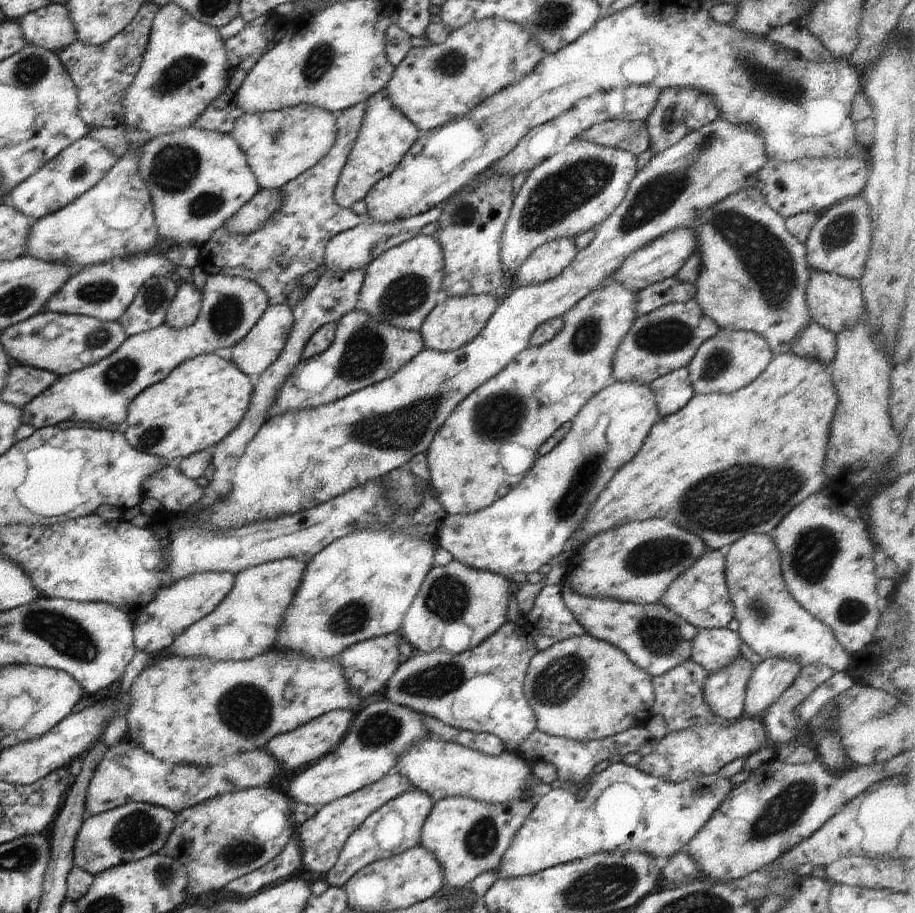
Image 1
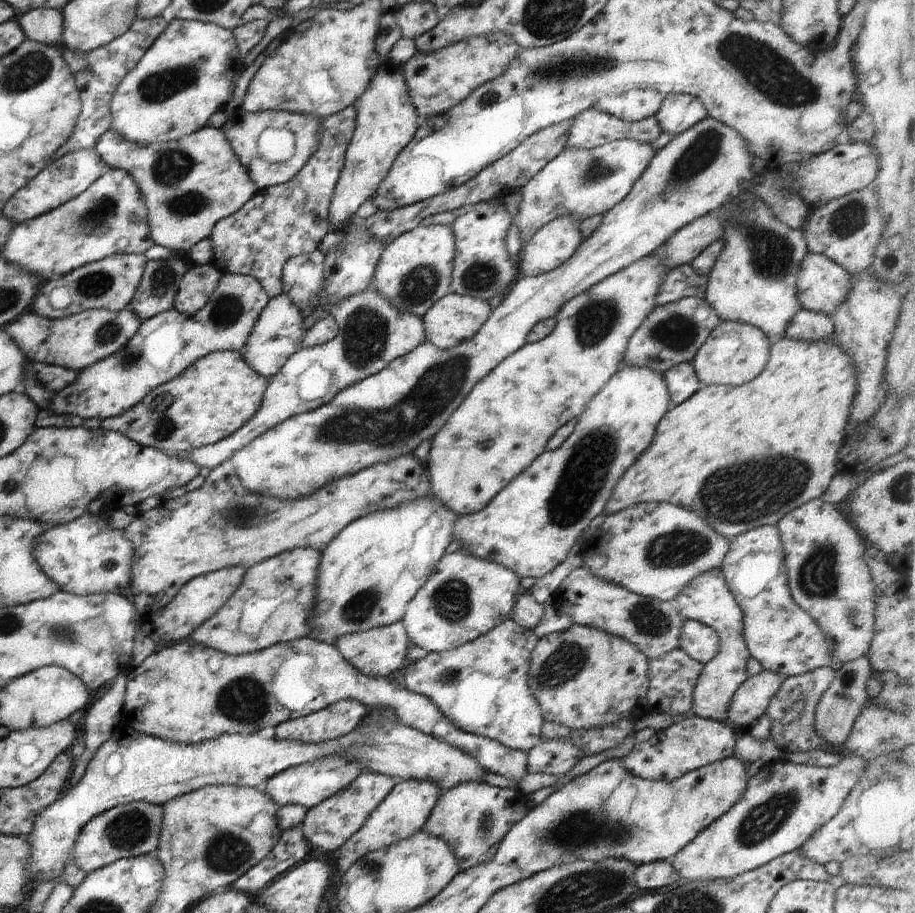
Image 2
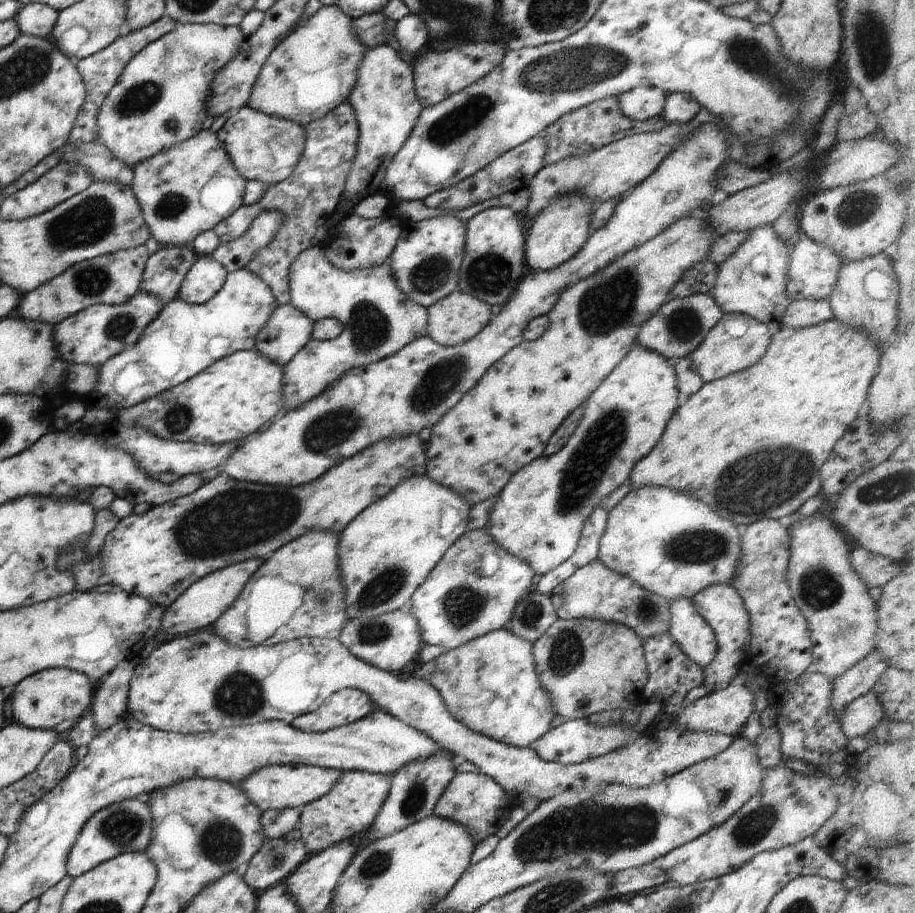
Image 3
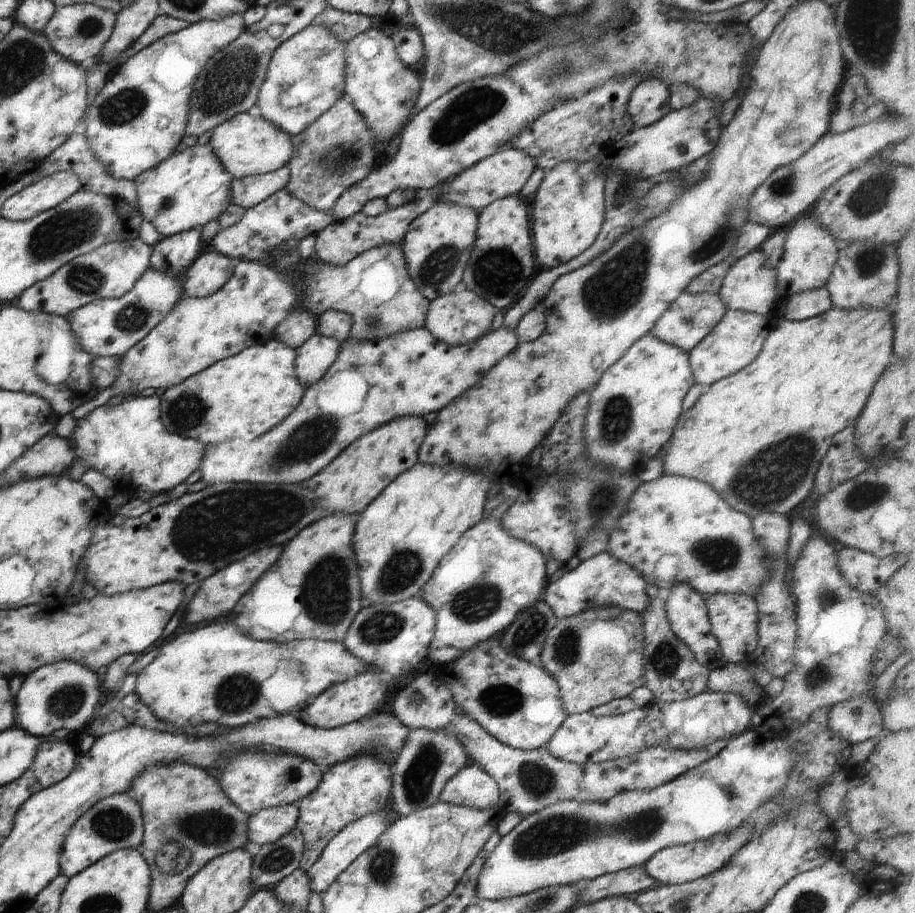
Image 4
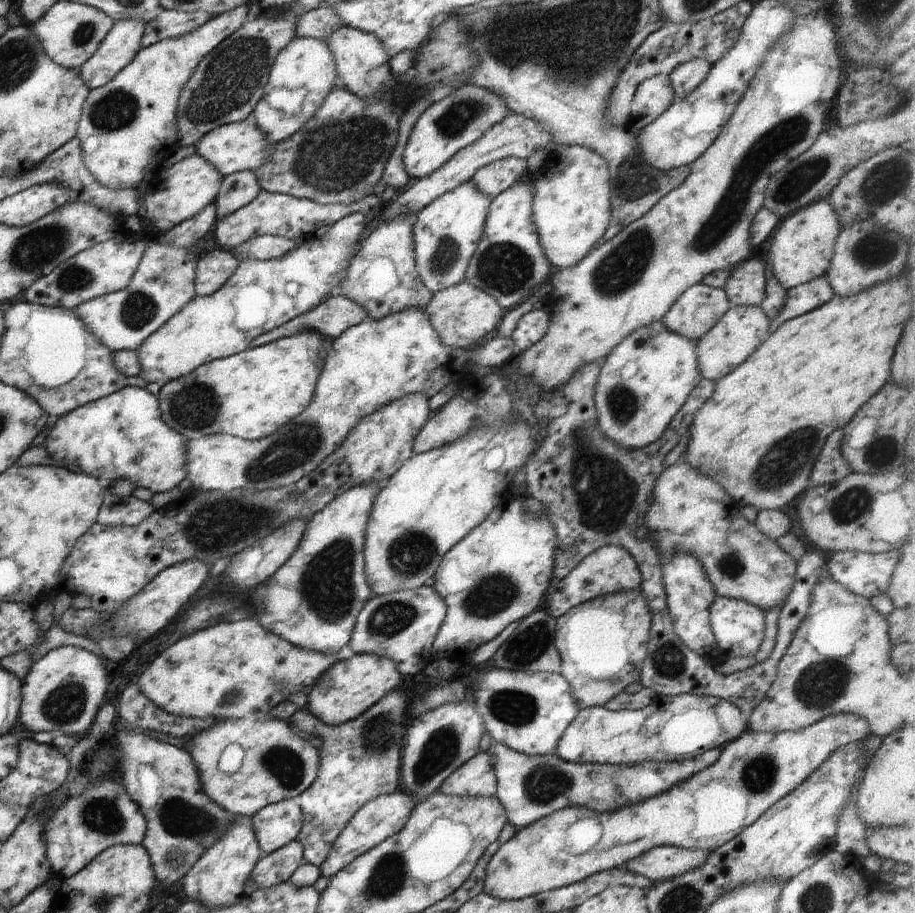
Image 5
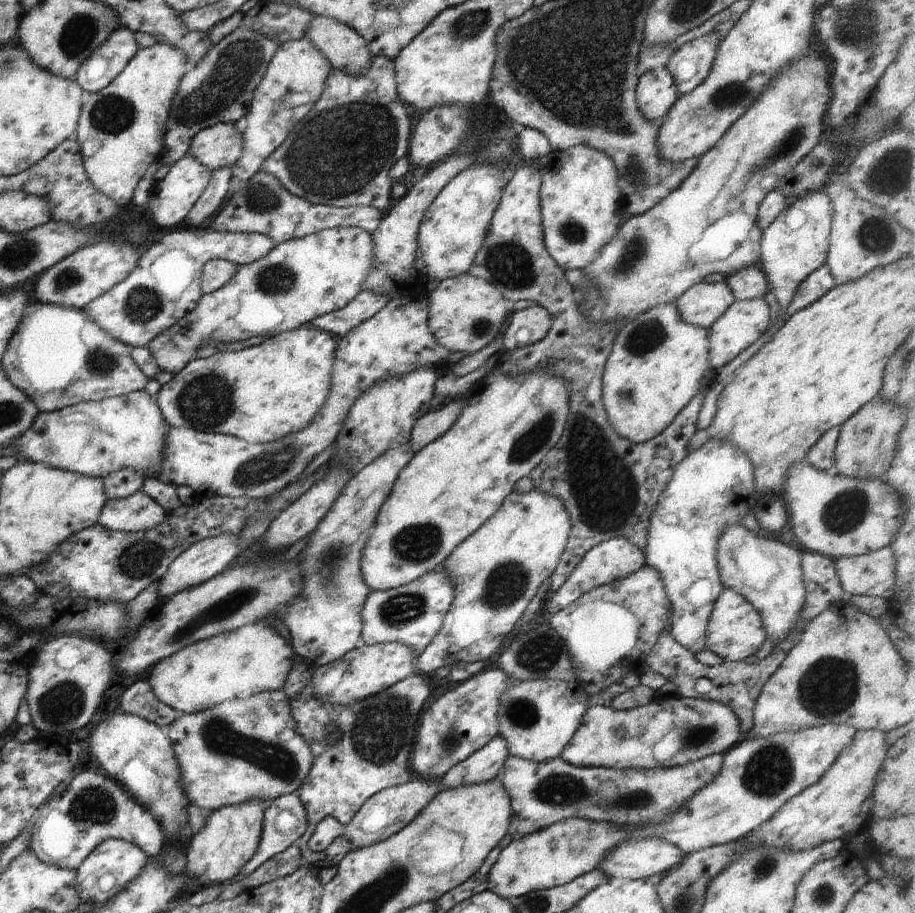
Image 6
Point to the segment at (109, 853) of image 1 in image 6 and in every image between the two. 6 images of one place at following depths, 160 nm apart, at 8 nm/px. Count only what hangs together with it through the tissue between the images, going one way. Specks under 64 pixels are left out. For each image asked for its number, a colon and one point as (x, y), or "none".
2: (134, 829)
3: (121, 828)
4: (114, 823)
5: (86, 824)
6: (93, 808)

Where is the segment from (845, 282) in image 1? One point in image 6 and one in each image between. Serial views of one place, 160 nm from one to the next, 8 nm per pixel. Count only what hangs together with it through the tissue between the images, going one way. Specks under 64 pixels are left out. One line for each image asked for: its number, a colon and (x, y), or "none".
2: (822, 285)
3: (813, 269)
4: (809, 254)
5: (802, 247)
6: (796, 244)

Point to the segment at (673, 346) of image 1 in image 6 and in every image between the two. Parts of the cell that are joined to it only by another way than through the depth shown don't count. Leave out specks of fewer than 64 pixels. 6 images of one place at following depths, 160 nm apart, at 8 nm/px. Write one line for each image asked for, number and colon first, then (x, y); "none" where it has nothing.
2: (671, 334)
3: (680, 326)
4: (691, 317)
5: (699, 307)
6: (701, 305)

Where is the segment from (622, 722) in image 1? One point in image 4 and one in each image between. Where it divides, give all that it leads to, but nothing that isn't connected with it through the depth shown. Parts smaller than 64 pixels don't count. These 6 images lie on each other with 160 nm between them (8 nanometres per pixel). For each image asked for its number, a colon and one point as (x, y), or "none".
2: (583, 677)
3: (587, 666)
4: (606, 641)

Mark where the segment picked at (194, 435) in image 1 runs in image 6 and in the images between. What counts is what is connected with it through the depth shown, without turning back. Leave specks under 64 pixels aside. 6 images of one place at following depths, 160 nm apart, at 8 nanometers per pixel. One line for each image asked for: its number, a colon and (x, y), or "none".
2: (212, 398)
3: (236, 396)
4: (243, 397)
5: (250, 394)
6: (262, 393)

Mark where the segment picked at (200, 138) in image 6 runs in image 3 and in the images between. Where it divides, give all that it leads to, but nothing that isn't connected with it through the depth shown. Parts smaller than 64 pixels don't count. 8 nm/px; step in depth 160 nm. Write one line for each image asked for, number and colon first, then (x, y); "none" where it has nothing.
3: (263, 148)
4: (246, 145)
5: (239, 146)

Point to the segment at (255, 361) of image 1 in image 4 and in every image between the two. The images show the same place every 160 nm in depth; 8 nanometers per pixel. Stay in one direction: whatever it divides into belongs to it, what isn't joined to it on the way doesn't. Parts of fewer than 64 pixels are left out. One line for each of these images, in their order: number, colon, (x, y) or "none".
2: (278, 332)
3: (288, 330)
4: (297, 327)

